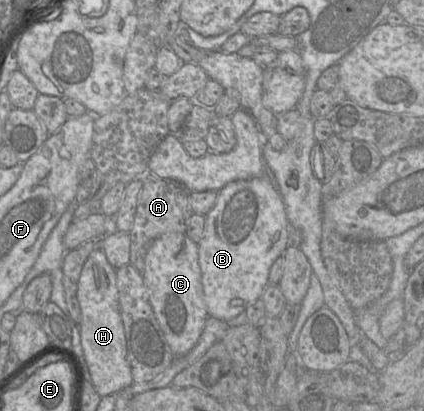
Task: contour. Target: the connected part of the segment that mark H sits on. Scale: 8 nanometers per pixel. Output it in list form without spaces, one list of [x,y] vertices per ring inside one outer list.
[[[98,247],[87,258],[78,281],[77,298],[81,308],[80,336],[84,358],[97,393],[116,395],[133,383],[127,344],[119,309],[116,269]]]

